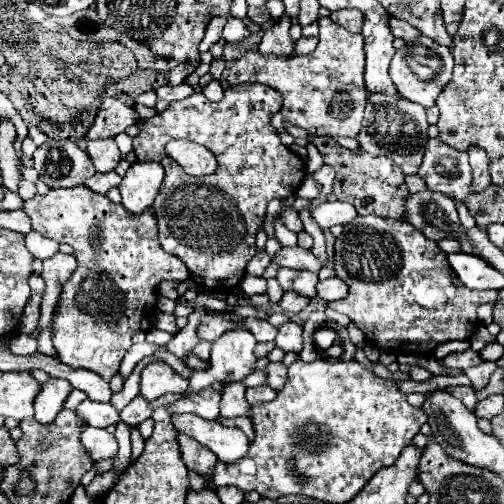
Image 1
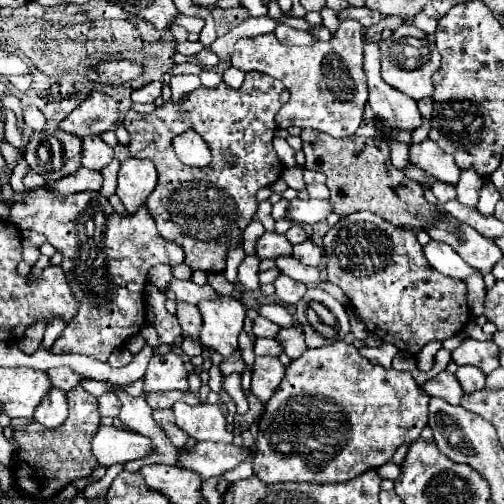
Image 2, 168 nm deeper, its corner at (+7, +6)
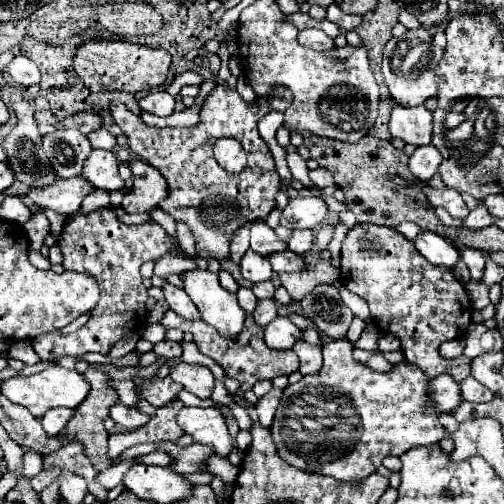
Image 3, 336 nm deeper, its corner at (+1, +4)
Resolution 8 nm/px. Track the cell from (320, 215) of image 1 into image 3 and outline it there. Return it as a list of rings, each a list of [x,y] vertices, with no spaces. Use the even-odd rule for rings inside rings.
[[[297,196],[291,198],[285,210],[281,212],[281,226],[287,226],[291,230],[299,228],[319,228],[325,220],[329,208],[327,204],[317,196]]]

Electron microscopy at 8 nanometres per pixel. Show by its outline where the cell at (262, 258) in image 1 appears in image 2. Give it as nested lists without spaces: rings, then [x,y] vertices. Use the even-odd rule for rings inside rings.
[[[253,220],[247,228],[245,228],[245,234],[243,234],[243,250],[245,254],[255,254],[255,242],[259,240],[259,236],[263,236],[265,228],[261,226],[259,220]]]

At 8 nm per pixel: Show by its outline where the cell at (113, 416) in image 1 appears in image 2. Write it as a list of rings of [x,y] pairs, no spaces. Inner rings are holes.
[[[111,392],[101,394],[101,396],[97,398],[97,404],[99,404],[99,414],[101,414],[101,416],[111,416],[111,418],[117,418],[117,416],[119,416],[121,404],[119,404],[119,400],[117,400],[115,394],[111,394]]]

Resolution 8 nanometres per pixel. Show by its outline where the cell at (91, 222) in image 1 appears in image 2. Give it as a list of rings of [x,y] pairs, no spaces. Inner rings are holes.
[[[49,186],[33,188],[21,194],[23,202],[15,202],[11,206],[9,220],[21,230],[41,232],[49,244],[63,252],[61,268],[67,276],[67,282],[77,298],[79,310],[75,318],[67,324],[63,334],[55,340],[53,354],[85,354],[95,360],[107,362],[109,354],[115,348],[125,346],[125,342],[137,334],[145,324],[145,282],[147,274],[155,264],[171,264],[177,266],[183,262],[183,250],[175,242],[163,242],[157,234],[155,222],[145,206],[141,206],[131,216],[117,214],[109,200],[99,192],[77,192],[69,196],[57,196]]]

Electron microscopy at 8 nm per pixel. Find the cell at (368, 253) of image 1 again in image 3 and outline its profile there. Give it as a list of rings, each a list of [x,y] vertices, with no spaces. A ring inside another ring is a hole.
[[[353,226],[341,248],[341,282],[369,304],[373,324],[381,332],[397,336],[405,358],[417,364],[427,378],[451,374],[457,382],[463,382],[471,374],[471,358],[462,354],[447,359],[439,354],[439,346],[445,340],[461,336],[471,324],[471,300],[451,270],[427,264],[415,252],[411,240],[387,226]]]

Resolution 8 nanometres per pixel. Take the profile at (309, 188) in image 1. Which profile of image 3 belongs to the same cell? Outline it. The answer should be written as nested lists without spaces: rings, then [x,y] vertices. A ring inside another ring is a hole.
[[[317,168],[317,170],[309,170],[309,178],[313,180],[313,184],[317,188],[325,188],[325,186],[333,186],[333,176],[331,172],[327,172],[325,168]]]

